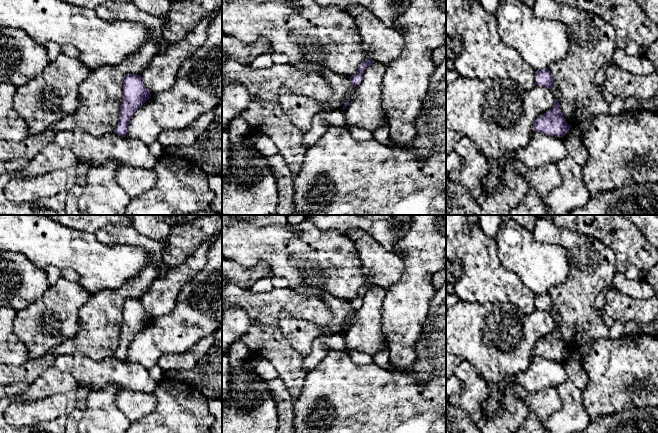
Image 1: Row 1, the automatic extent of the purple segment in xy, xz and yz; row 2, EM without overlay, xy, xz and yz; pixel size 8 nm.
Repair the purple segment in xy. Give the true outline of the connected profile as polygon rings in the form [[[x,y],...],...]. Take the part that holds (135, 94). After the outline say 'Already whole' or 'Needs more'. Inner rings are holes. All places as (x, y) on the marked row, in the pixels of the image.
[[[128,74],[123,82],[123,98],[121,100],[119,122],[114,132],[126,137],[128,125],[135,111],[151,96],[145,87],[141,75]]]. Already whole

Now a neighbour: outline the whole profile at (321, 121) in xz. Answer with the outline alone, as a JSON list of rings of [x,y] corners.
[[[343,110],[323,111],[313,116],[311,128],[303,136],[302,147],[304,151],[313,147],[329,126],[345,127],[345,114]]]

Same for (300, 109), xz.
[[[322,69],[319,74],[332,89],[330,98],[323,103],[308,96],[294,95],[285,86],[280,89],[281,108],[303,133],[310,130],[312,118],[316,113],[342,110],[347,97],[350,101],[356,98],[356,87],[351,85],[348,76],[326,69]]]

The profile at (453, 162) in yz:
[[[453,151],[446,154],[446,175],[454,170],[461,170],[463,163],[460,157]]]

